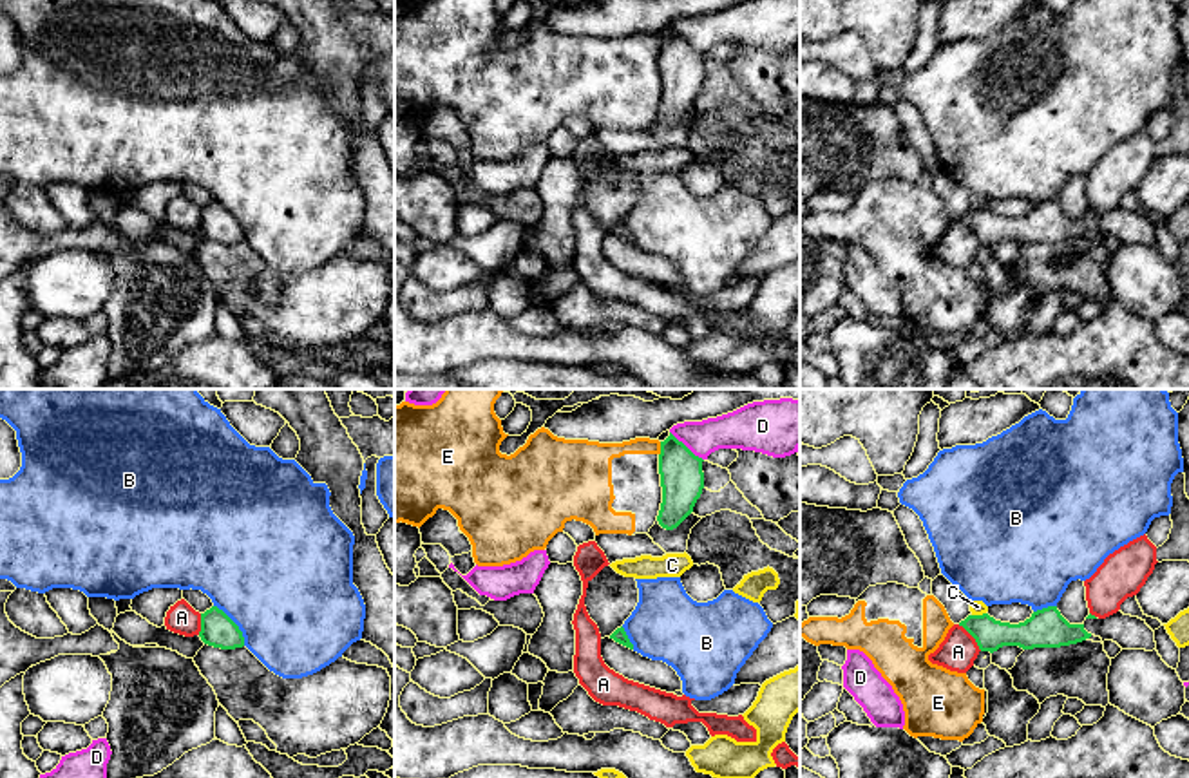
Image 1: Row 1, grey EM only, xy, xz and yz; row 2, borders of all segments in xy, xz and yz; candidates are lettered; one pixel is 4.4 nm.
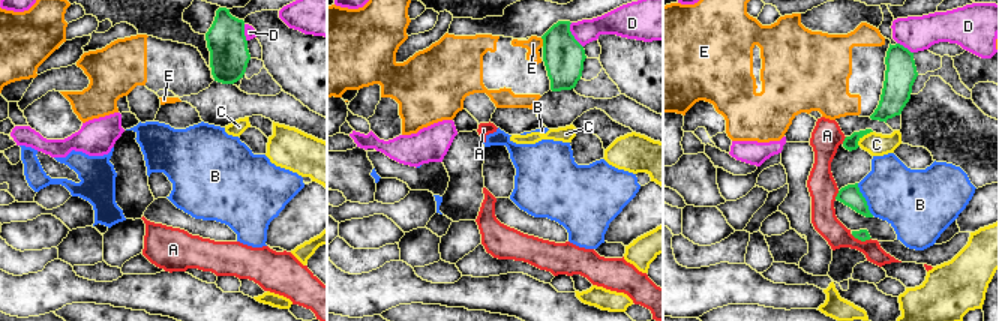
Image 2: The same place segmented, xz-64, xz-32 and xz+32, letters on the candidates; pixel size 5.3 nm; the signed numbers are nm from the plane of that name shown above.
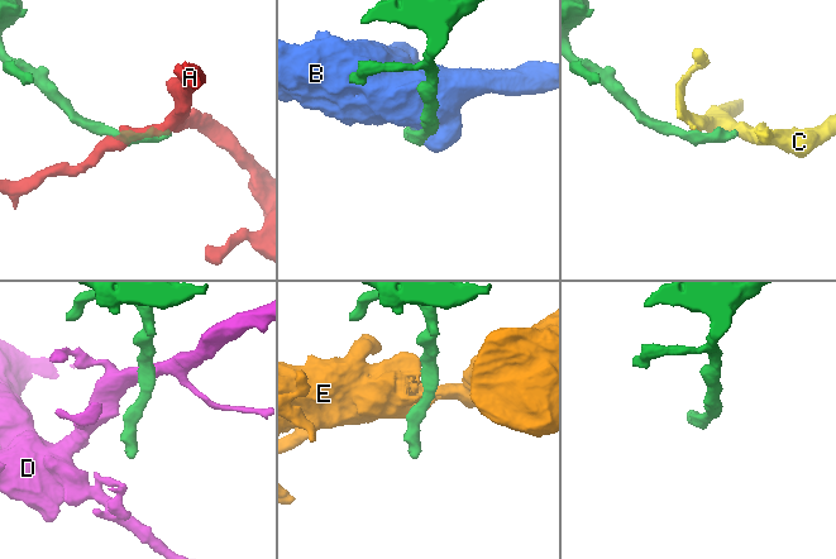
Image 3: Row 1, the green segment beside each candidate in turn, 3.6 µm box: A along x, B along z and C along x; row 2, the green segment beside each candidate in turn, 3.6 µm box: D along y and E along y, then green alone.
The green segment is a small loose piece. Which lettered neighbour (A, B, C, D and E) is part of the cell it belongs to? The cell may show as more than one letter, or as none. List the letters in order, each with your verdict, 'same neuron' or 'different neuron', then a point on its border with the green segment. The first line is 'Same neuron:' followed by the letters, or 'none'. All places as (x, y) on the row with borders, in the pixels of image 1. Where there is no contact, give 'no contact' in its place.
Same neuron: none
A: different neuron; meets green in yz at (972, 635)
B: different neuron; meets green in xy at (236, 625)
C: different neuron; meets green in yz at (978, 616)
D: different neuron; meets green in xz at (684, 445)
E: different neuron; meets green in xz at (661, 449)

